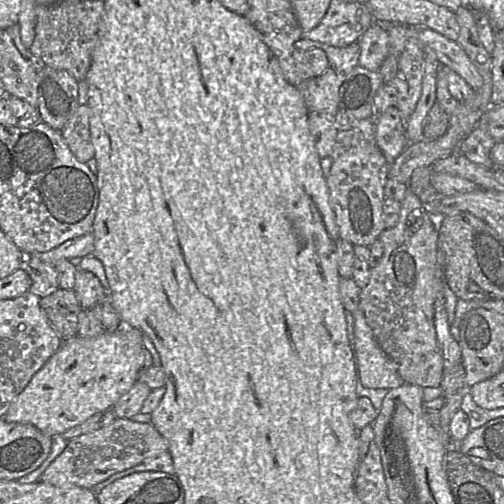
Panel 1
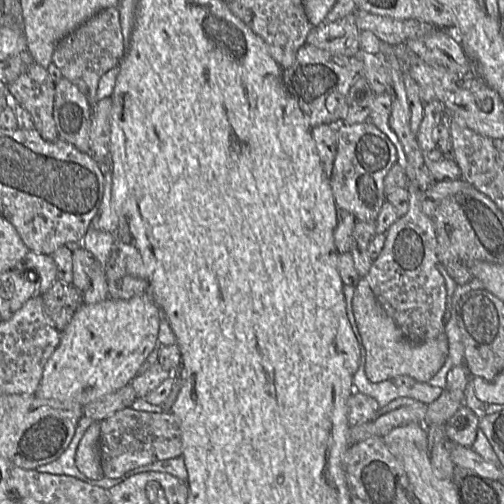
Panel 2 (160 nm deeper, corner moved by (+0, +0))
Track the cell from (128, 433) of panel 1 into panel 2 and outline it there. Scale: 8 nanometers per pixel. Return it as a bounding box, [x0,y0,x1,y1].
[100,408,181,479]

